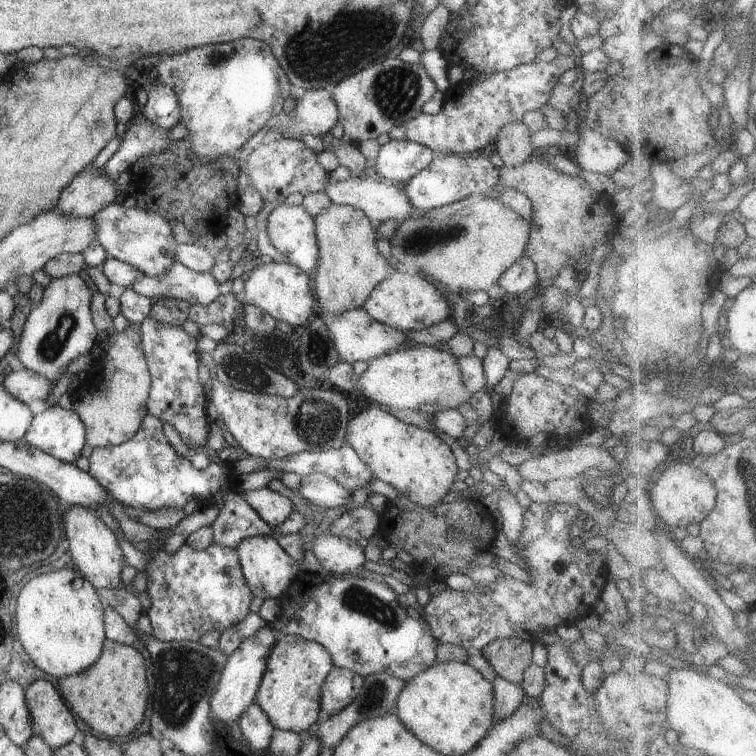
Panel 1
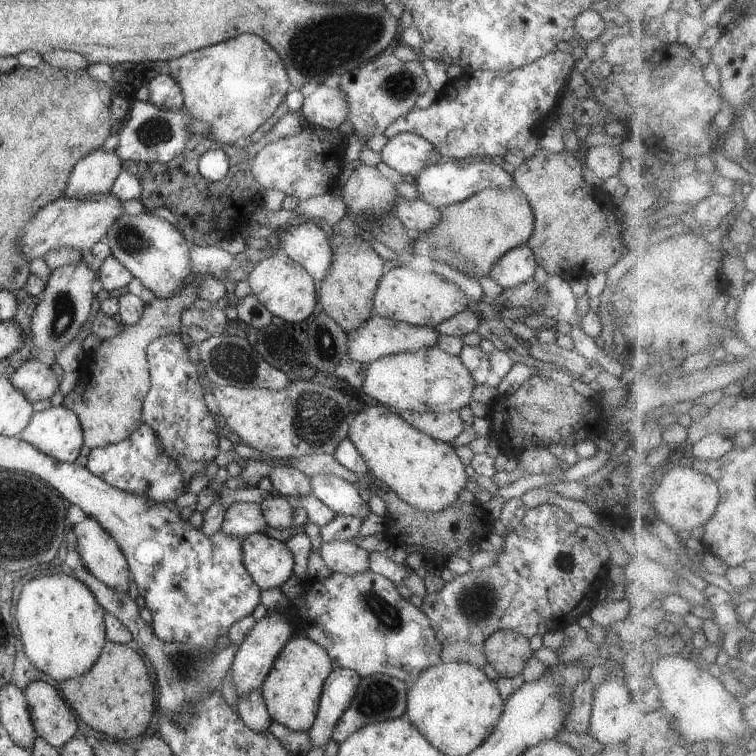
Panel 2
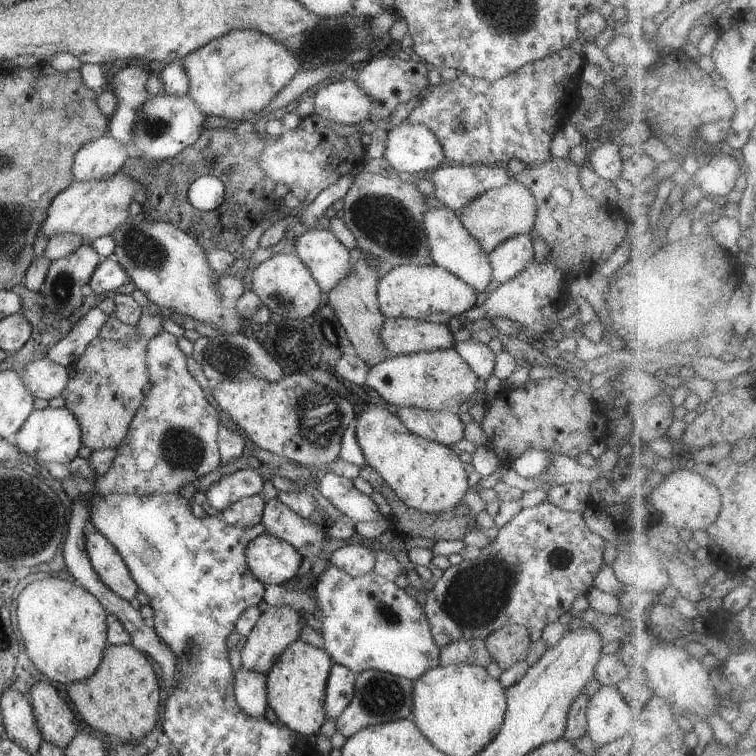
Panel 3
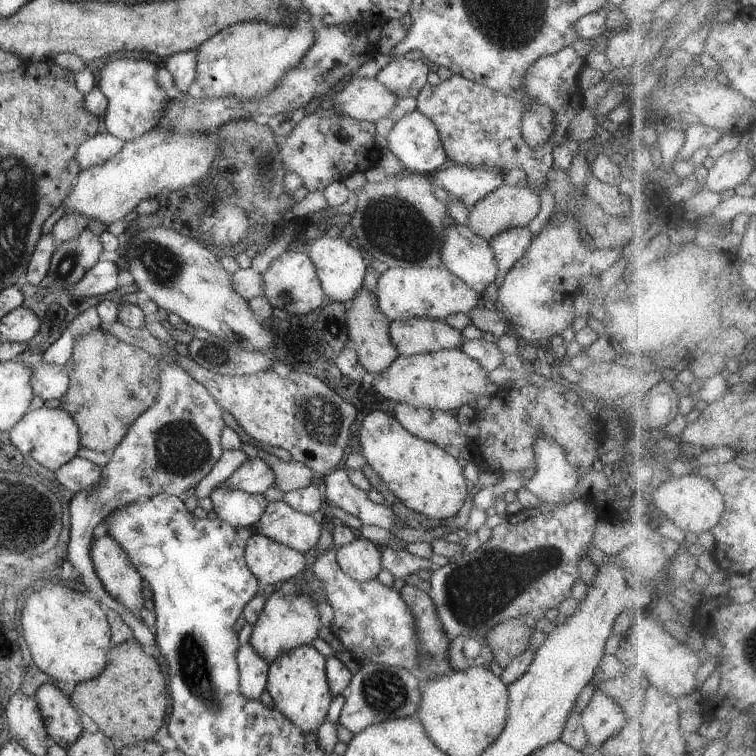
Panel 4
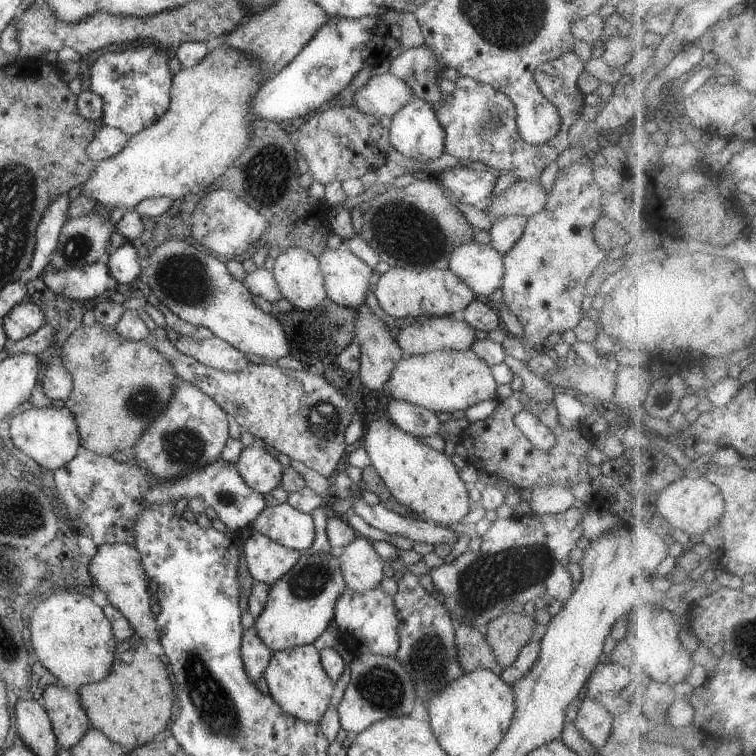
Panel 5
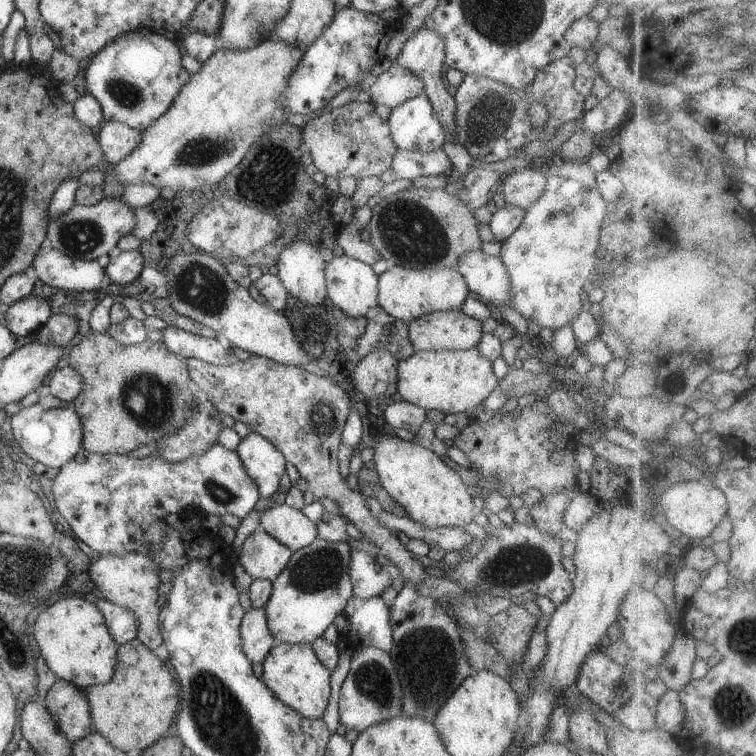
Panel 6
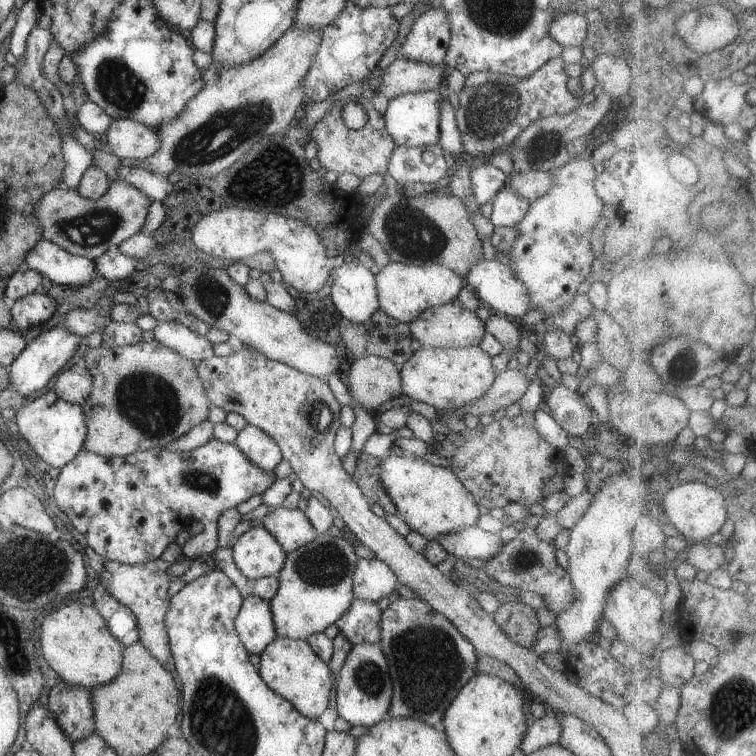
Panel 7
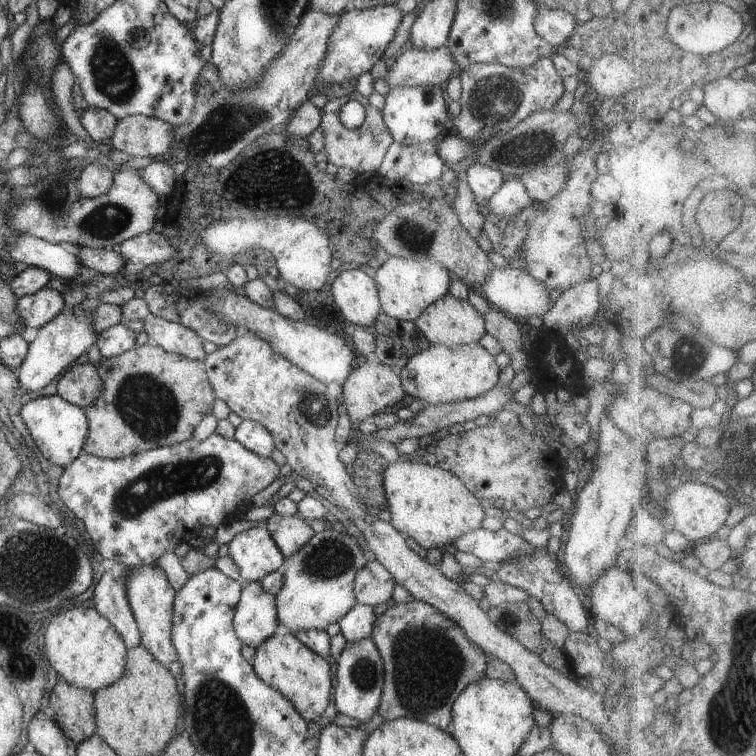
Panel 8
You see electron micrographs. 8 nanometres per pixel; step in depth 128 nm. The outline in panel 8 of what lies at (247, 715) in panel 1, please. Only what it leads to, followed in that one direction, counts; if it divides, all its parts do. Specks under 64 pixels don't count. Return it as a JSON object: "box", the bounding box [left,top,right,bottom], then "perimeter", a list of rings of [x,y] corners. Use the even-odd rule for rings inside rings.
{"box":[233,581,279,648],"perimeter":[[[254,581],[241,590],[233,614],[233,627],[243,644],[256,648],[263,640],[270,638],[278,628],[279,618],[275,606],[275,595],[269,593],[260,581]]]}

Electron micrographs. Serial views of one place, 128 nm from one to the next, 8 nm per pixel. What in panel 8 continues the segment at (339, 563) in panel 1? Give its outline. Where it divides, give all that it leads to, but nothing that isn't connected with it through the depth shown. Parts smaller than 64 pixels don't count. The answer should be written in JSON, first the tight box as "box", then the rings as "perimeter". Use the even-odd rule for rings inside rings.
{"box":[353,559,396,606],"perimeter":[[[376,559],[368,561],[353,580],[353,591],[357,603],[361,605],[378,606],[388,602],[392,596],[396,581],[382,564]]]}

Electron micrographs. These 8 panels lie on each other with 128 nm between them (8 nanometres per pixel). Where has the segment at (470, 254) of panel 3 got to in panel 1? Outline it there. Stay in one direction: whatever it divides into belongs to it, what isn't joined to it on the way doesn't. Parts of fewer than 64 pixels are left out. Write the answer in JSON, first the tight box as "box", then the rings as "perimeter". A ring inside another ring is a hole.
{"box":[325,176,419,223],"perimeter":[[[351,176],[349,180],[344,182],[328,182],[325,191],[333,204],[352,205],[354,208],[364,212],[371,222],[398,221],[401,223],[419,215],[403,190],[398,189],[395,184],[384,184],[380,179]]]}

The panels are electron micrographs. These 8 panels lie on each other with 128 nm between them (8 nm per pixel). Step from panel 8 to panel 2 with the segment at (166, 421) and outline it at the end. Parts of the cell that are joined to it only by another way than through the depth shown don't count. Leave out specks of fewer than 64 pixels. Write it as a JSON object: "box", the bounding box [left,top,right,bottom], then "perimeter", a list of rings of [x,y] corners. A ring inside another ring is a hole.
{"box":[63,286,195,448],"perimeter":[[[189,286],[175,297],[152,299],[145,304],[140,320],[133,325],[123,325],[122,330],[98,348],[85,351],[85,358],[77,363],[80,367],[80,392],[74,389],[63,396],[63,405],[78,416],[83,430],[83,444],[88,448],[105,447],[126,440],[141,424],[141,408],[144,397],[150,390],[150,373],[147,361],[147,348],[154,339],[168,333],[179,334],[184,330],[180,317],[184,308],[195,300]],[[90,372],[90,374],[86,374]],[[88,376],[88,378],[86,378]],[[86,382],[86,384],[84,384]]]}

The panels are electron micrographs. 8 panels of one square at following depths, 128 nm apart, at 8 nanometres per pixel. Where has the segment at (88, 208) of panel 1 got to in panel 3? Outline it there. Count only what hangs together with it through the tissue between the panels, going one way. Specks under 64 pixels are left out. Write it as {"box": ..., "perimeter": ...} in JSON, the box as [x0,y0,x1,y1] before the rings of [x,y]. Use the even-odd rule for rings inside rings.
{"box":[73,135,130,180],"perimeter":[[[110,135],[82,145],[73,158],[73,180],[103,179],[121,170],[130,156],[129,147],[115,141]]]}

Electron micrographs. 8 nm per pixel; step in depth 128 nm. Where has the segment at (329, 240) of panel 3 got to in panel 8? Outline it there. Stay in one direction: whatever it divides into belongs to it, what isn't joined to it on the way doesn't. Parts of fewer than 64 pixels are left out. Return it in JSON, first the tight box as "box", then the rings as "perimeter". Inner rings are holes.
{"box":[330,269,382,327],"perimeter":[[[362,269],[342,271],[330,285],[346,322],[372,327],[382,312],[375,280]]]}

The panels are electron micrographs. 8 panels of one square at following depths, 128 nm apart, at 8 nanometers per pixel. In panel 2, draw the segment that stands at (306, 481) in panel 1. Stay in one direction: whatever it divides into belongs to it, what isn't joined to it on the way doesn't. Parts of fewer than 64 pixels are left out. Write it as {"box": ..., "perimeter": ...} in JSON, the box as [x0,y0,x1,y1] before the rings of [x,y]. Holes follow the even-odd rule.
{"box":[311,474,370,519],"perimeter":[[[318,474],[311,478],[311,493],[336,514],[365,519],[370,513],[358,486],[332,474]]]}

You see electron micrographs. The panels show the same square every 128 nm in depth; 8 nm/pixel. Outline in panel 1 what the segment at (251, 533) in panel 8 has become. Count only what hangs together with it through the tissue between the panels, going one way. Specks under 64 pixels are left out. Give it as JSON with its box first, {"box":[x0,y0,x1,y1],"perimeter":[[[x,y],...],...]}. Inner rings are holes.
{"box":[235,535,302,599],"perimeter":[[[268,535],[245,538],[235,548],[239,558],[242,574],[247,580],[255,597],[265,599],[280,598],[282,593],[296,580],[302,572],[298,564],[274,538]]]}

